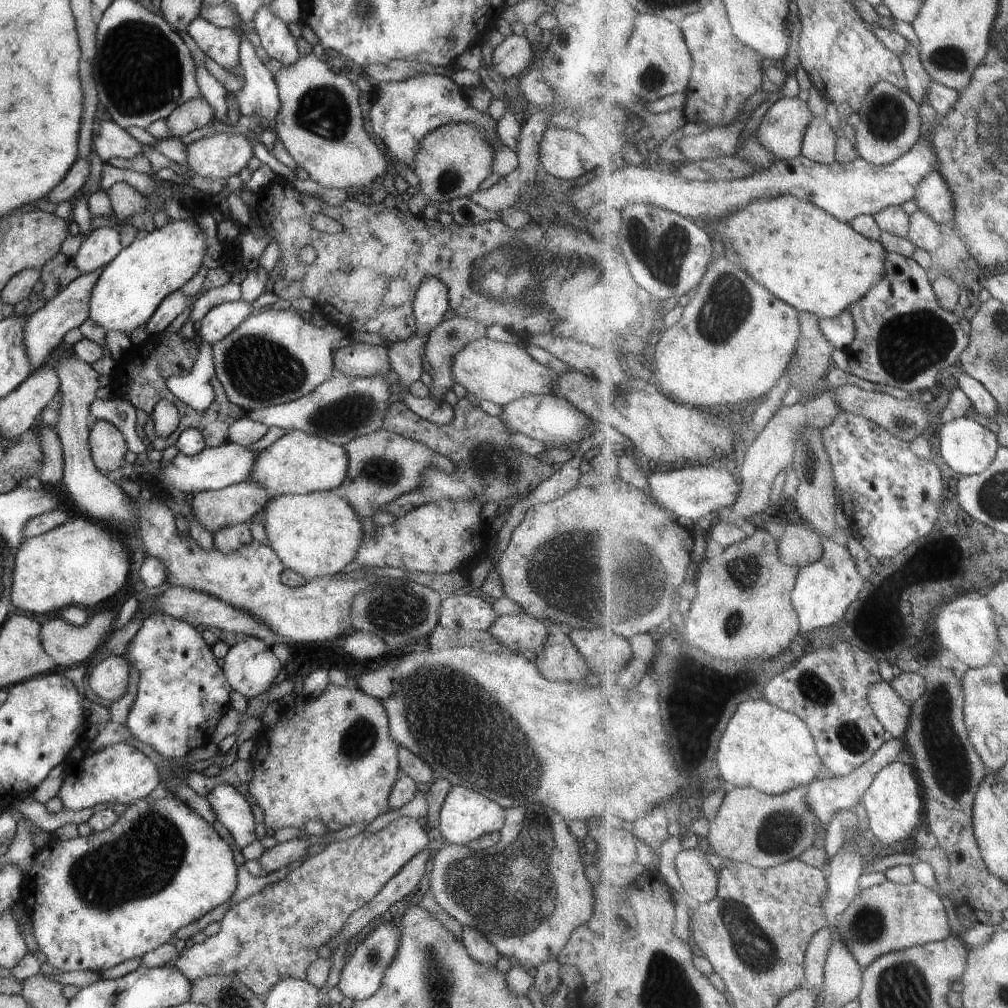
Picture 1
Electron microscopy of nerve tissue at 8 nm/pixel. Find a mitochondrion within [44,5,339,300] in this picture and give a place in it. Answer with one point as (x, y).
(141, 68)

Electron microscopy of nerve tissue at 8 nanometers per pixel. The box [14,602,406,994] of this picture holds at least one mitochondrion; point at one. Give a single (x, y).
(137, 863)

